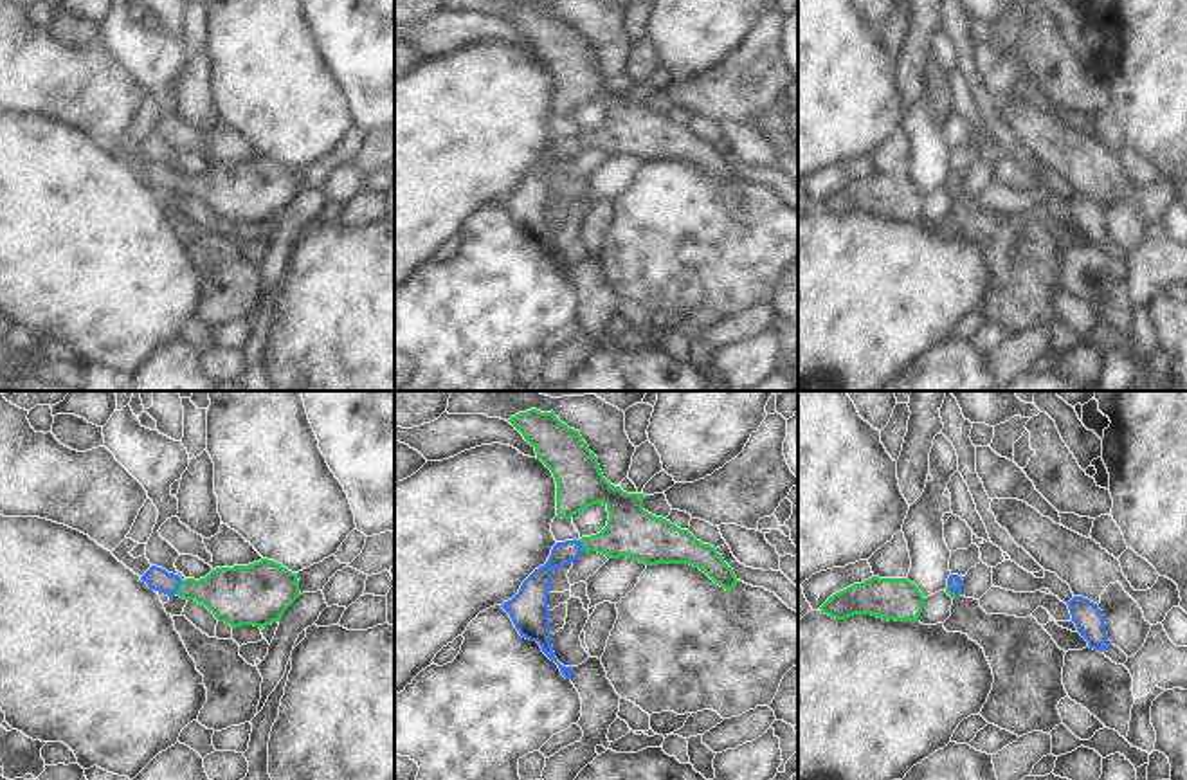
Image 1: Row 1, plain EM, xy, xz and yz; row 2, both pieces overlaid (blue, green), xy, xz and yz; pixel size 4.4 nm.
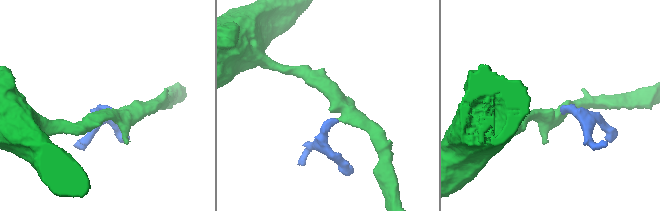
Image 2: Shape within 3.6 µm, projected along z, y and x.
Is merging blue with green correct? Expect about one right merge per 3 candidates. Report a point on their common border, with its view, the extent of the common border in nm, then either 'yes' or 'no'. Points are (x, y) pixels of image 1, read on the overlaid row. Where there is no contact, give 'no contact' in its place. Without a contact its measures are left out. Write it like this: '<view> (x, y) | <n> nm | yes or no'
xy (177, 588) | 70 nm | yes

